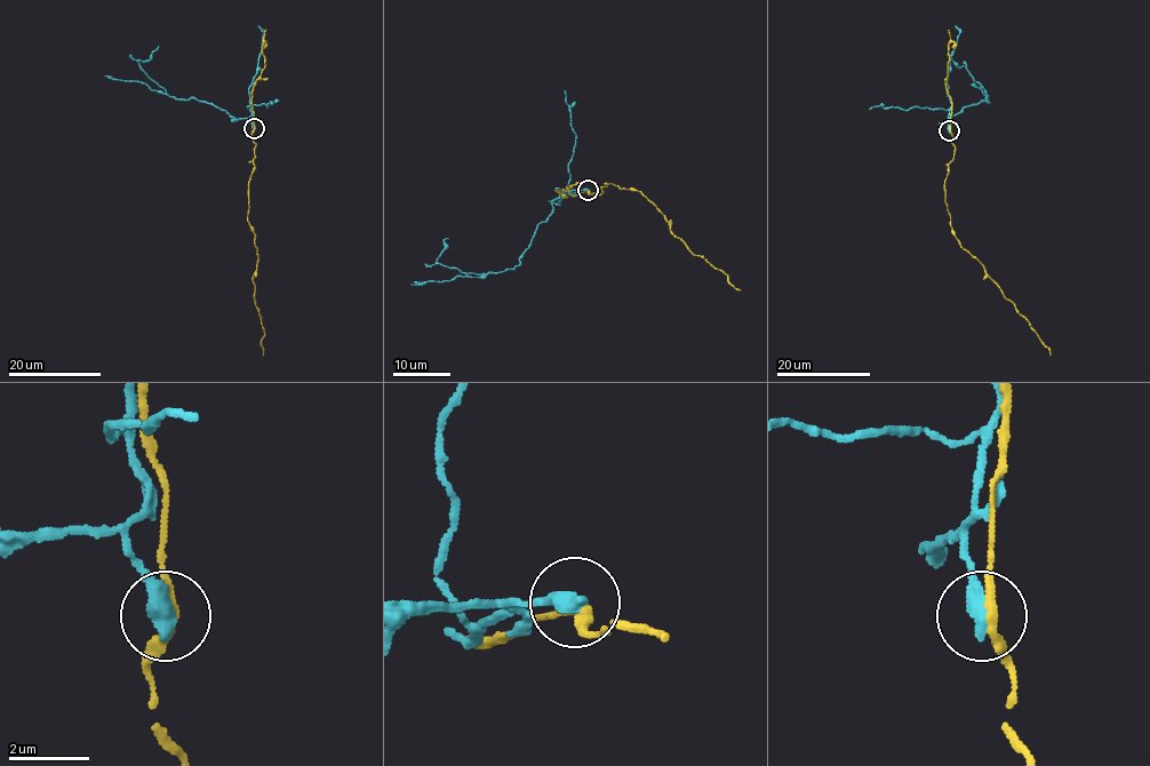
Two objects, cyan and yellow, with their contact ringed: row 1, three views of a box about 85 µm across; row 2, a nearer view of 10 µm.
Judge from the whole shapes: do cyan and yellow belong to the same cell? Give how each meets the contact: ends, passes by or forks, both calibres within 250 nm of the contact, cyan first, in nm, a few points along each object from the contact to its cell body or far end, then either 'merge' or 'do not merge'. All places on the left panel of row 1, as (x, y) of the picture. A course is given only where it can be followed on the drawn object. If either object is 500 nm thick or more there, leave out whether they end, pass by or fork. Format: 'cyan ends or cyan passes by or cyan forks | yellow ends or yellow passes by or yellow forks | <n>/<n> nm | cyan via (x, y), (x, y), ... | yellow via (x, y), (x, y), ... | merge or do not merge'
500/280 nm | cyan via (254, 127), (248, 118), (234, 118), (213, 104), (168, 96), (138, 60), (146, 62), (159, 46) | yellow via (254, 127), (248, 223), (258, 257), (252, 279), (264, 333), (263, 356) | do not merge

